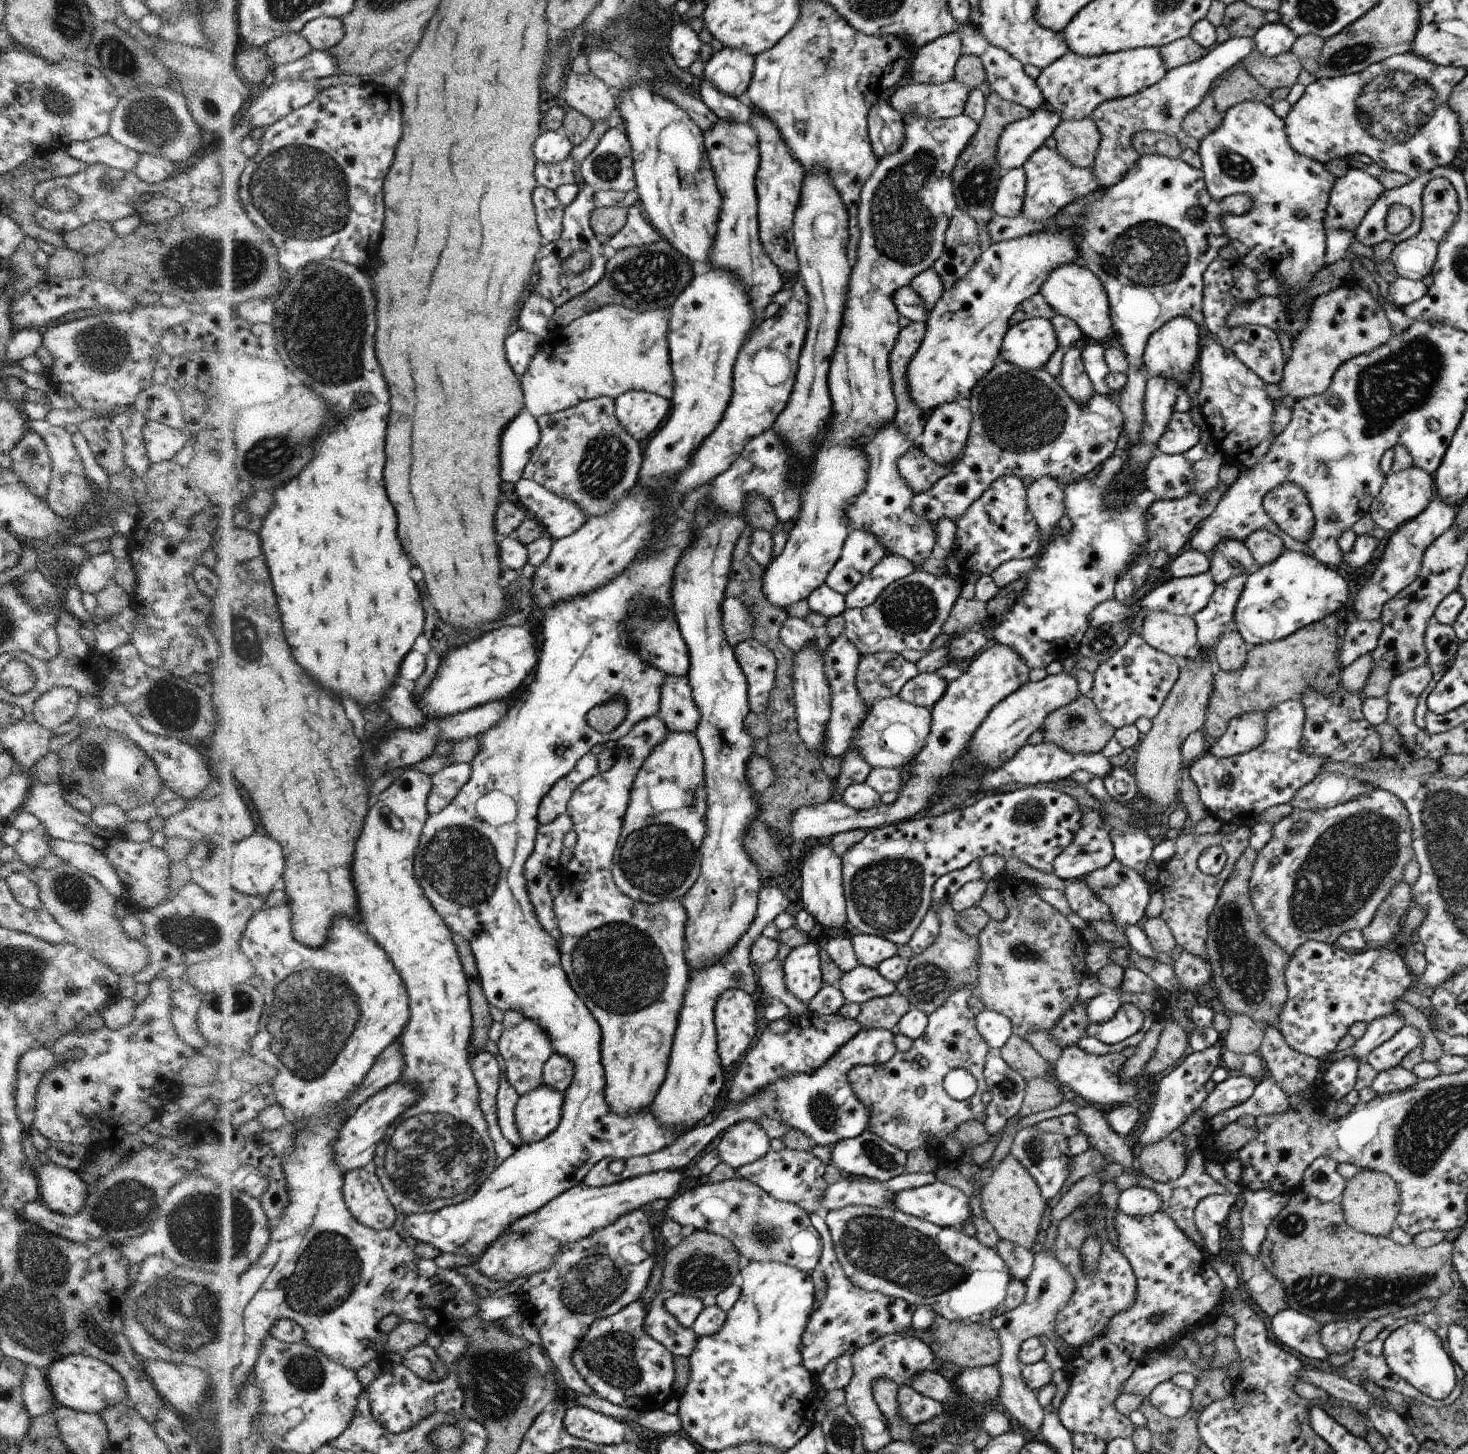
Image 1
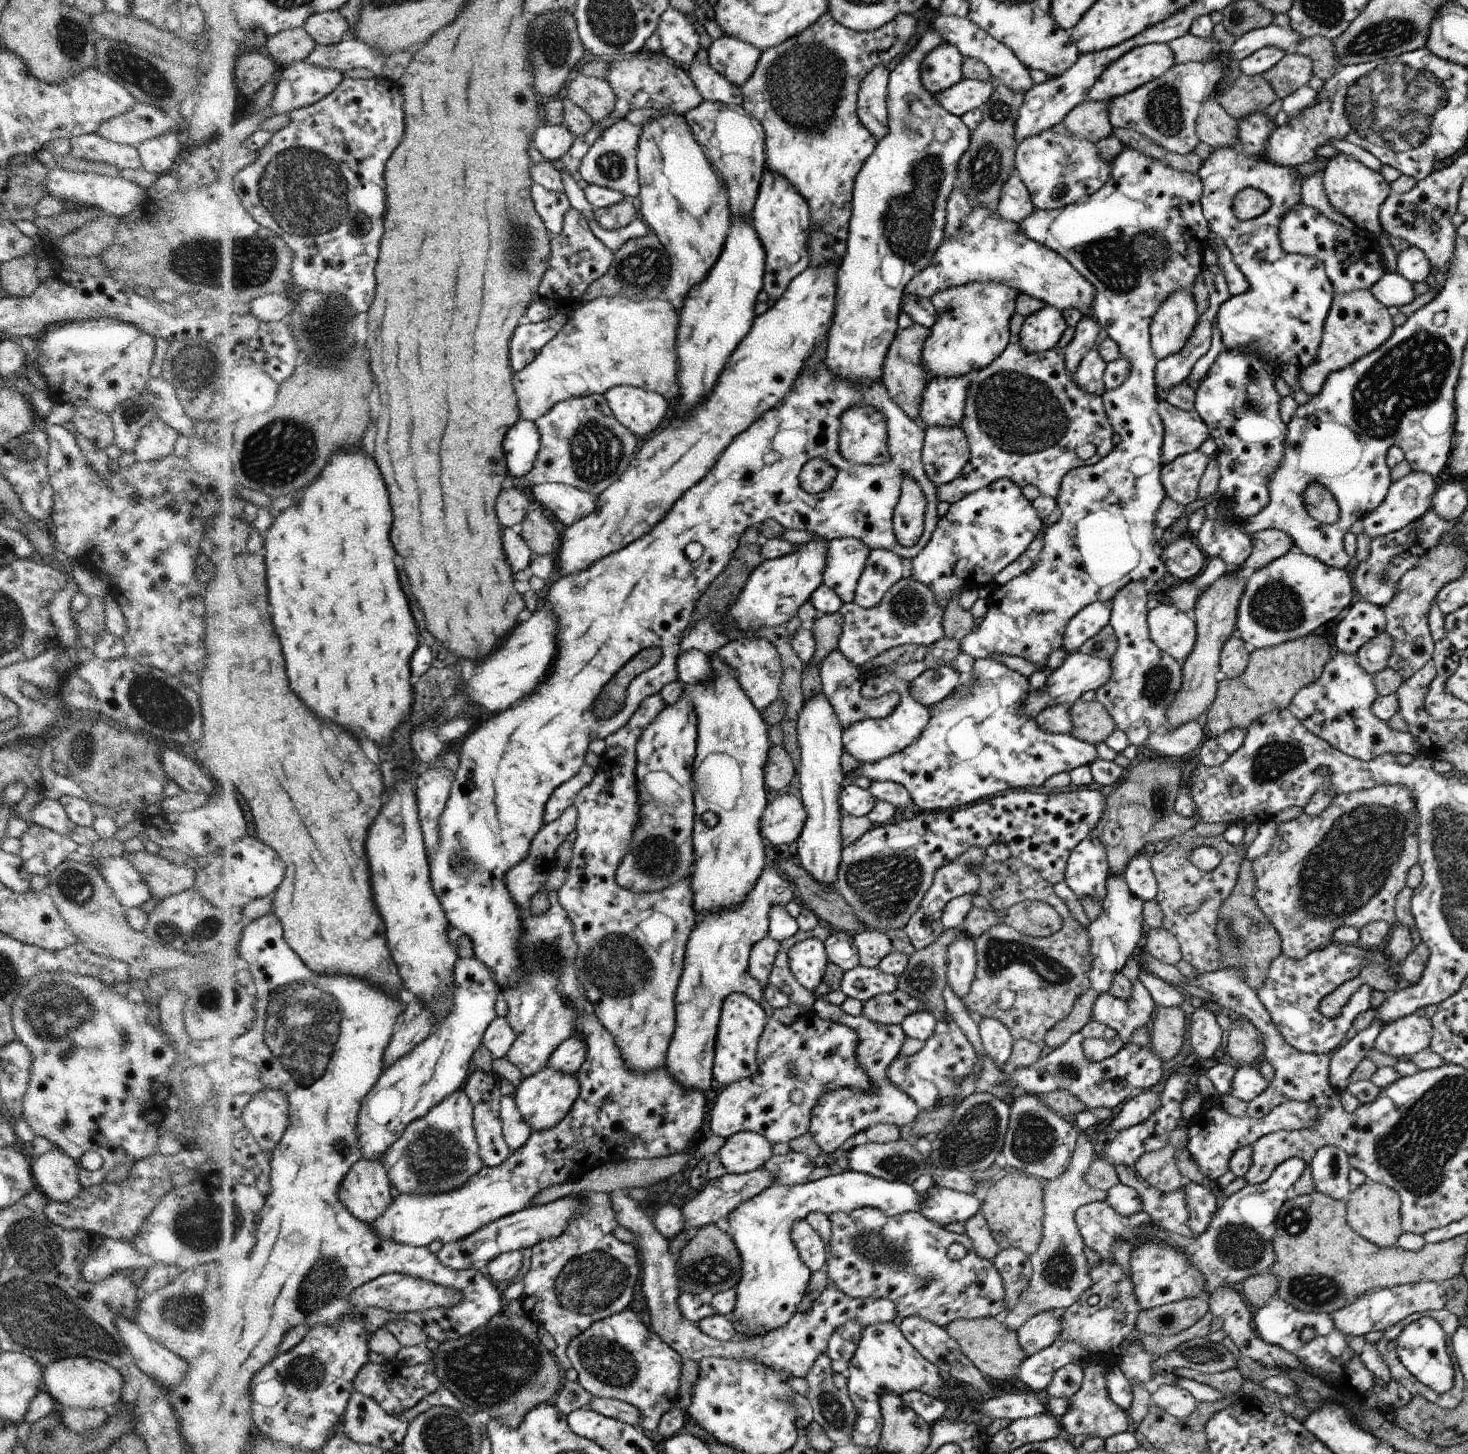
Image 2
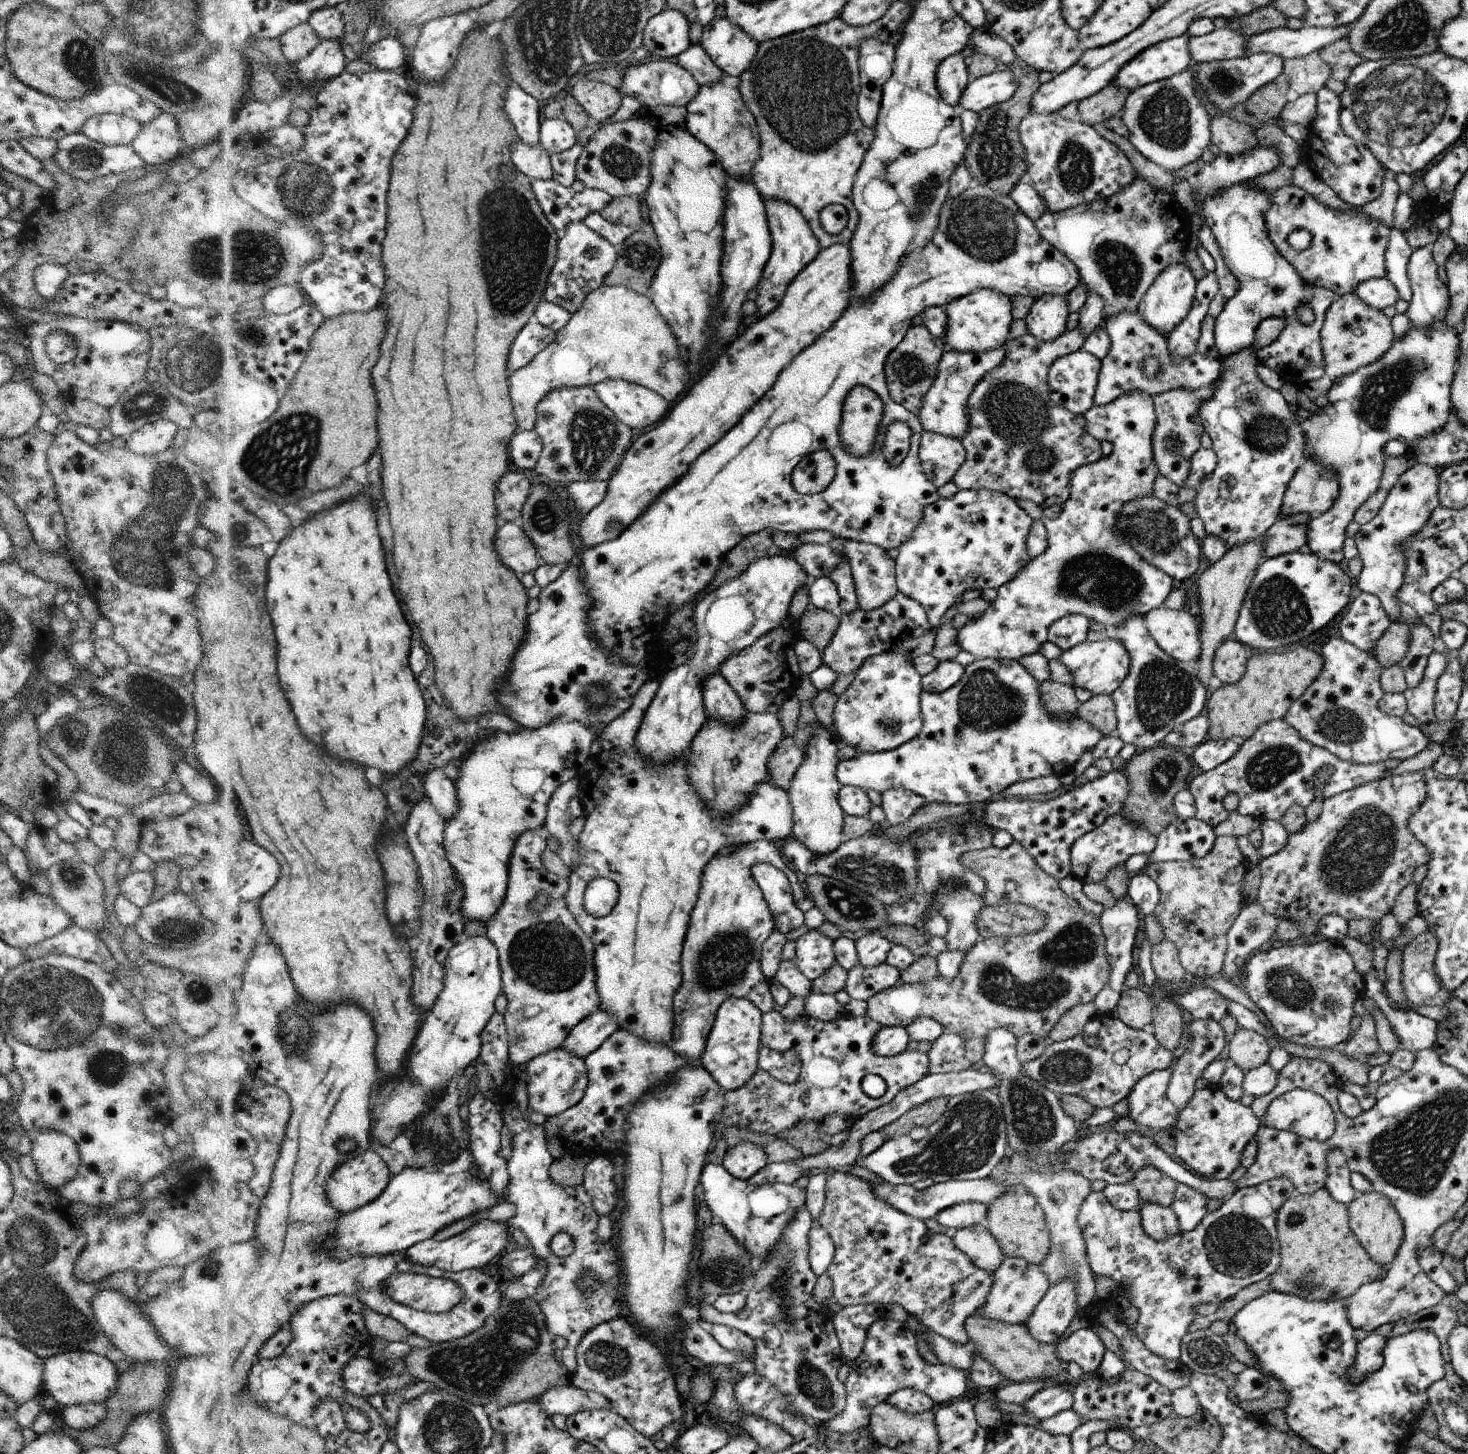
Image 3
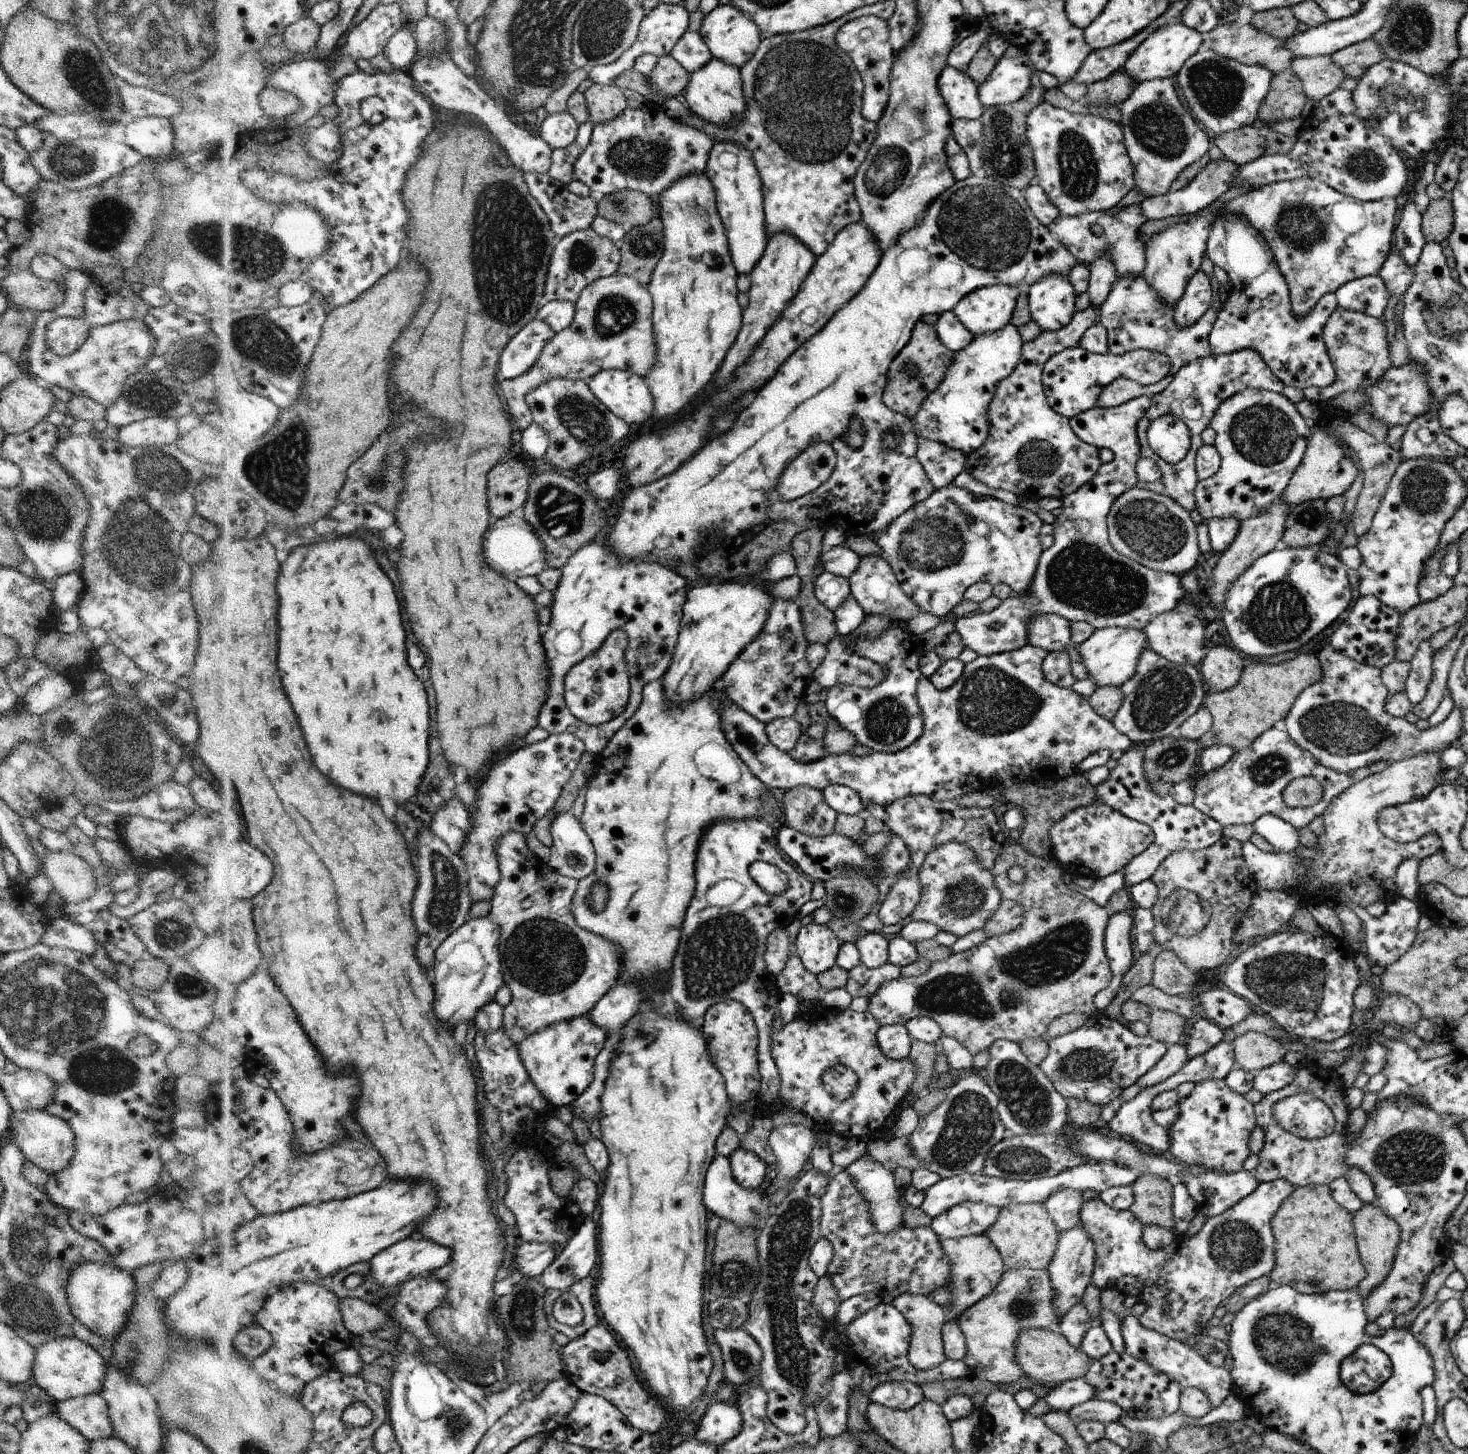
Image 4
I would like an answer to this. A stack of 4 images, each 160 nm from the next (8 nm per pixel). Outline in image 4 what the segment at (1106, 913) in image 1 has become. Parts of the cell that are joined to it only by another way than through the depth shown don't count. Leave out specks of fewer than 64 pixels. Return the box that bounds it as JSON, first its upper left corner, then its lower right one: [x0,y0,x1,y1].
[1050,805,1156,878]

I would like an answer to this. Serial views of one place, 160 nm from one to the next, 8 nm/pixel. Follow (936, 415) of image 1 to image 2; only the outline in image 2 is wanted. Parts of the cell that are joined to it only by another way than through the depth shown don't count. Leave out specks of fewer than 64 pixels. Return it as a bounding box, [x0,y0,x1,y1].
[924,426,969,486]

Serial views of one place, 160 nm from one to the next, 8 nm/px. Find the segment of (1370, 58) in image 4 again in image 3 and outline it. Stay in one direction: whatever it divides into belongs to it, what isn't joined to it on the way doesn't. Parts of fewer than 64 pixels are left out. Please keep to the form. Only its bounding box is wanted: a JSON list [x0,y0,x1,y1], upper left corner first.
[1316,38,1364,83]

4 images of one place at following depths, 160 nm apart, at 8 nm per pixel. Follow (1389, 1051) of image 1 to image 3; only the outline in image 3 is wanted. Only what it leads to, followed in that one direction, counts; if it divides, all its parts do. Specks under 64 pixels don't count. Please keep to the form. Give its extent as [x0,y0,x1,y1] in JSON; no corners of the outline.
[1365,968,1438,1053]

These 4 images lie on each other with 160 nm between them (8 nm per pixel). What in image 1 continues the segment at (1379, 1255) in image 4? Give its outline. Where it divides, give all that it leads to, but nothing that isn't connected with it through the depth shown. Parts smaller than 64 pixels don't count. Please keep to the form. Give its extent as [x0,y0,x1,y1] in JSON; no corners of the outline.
[1340,1169,1401,1237]

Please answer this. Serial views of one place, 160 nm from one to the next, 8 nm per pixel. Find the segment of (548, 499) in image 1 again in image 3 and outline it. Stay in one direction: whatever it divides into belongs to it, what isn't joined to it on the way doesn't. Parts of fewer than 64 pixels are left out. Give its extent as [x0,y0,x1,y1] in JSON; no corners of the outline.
[559,481,607,513]

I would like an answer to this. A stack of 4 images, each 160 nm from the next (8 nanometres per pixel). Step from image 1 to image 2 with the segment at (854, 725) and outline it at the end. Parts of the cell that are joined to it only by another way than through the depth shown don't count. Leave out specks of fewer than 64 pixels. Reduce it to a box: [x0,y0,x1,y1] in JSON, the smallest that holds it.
[820,650,899,730]

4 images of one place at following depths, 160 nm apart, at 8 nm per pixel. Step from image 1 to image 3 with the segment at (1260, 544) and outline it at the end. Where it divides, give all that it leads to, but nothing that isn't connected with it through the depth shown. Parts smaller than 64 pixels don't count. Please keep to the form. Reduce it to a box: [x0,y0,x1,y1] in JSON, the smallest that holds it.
[1263,515,1310,559]

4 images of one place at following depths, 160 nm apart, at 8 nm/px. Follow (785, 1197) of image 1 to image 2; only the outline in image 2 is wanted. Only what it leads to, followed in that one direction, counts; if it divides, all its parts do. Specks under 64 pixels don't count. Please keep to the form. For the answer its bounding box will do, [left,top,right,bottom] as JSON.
[762,1151,816,1187]

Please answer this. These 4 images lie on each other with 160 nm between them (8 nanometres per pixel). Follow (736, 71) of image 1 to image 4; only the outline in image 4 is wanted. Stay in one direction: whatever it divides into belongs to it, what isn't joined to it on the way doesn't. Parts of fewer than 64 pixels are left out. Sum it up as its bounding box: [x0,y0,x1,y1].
[699,4,762,68]

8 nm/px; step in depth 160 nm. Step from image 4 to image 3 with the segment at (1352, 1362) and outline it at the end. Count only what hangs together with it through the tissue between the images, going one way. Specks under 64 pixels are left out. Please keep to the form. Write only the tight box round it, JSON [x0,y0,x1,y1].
[1348,1334,1386,1384]

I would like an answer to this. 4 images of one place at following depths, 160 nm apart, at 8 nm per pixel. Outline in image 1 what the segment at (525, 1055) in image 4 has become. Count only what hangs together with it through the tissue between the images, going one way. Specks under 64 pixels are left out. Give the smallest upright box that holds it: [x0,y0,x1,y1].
[516,1085,565,1144]

